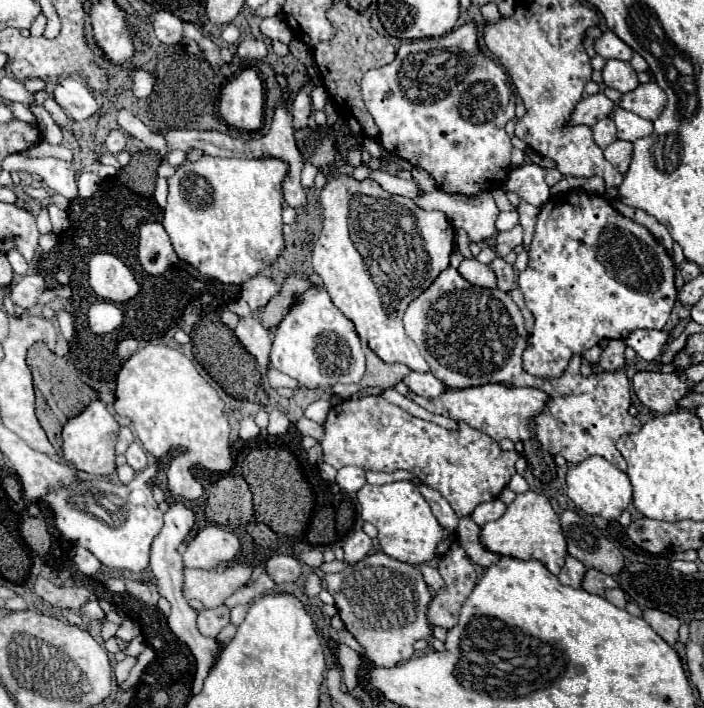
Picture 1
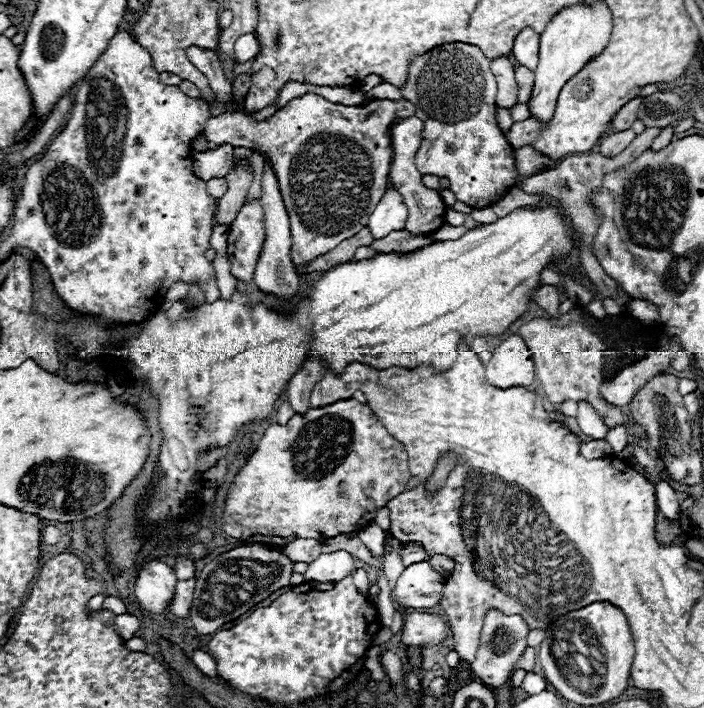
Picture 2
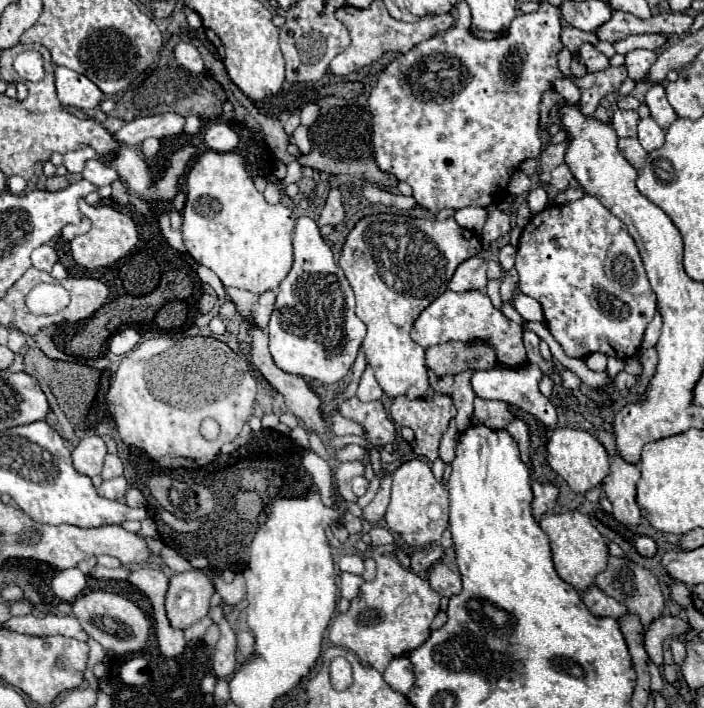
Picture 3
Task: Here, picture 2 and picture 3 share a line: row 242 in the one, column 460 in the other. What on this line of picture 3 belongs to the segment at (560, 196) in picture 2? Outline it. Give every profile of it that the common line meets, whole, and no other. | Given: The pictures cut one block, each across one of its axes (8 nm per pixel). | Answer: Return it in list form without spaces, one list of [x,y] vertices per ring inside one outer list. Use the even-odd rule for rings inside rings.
[[[436,564],[434,570],[430,572],[428,576],[428,582],[430,586],[440,594],[440,596],[454,596],[454,594],[460,594],[462,592],[462,580],[460,580],[460,574],[458,572],[452,572],[448,566],[444,564]]]

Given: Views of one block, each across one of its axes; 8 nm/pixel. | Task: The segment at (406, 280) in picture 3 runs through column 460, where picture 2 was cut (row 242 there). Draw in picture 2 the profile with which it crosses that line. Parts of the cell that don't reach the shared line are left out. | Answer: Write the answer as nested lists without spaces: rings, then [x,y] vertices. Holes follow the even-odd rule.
[[[260,202],[244,204],[230,224],[228,230],[228,260],[230,270],[240,282],[250,282],[262,244],[264,244],[264,224],[262,224]]]

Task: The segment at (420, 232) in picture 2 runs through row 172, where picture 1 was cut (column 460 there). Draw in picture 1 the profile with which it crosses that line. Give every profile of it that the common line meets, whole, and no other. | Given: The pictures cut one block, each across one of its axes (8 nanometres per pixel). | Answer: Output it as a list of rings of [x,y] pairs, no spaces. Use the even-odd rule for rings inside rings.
[[[484,384],[476,388],[462,388],[462,390],[446,390],[438,398],[422,398],[416,394],[408,394],[414,402],[424,406],[426,410],[432,410],[436,414],[462,420],[468,426],[482,430],[488,434],[494,442],[508,438],[512,442],[526,440],[534,436],[532,418],[536,418],[544,406],[548,404],[550,396],[538,388],[508,388],[504,384]]]

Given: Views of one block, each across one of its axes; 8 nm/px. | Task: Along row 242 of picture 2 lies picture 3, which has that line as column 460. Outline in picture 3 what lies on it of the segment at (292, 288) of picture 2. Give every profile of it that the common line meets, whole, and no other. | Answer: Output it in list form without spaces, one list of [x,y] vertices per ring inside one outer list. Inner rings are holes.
[[[472,256],[472,258],[464,260],[456,268],[456,272],[454,272],[448,288],[454,290],[454,292],[484,290],[486,288],[486,282],[488,282],[486,280],[486,260],[482,260],[478,256]]]

